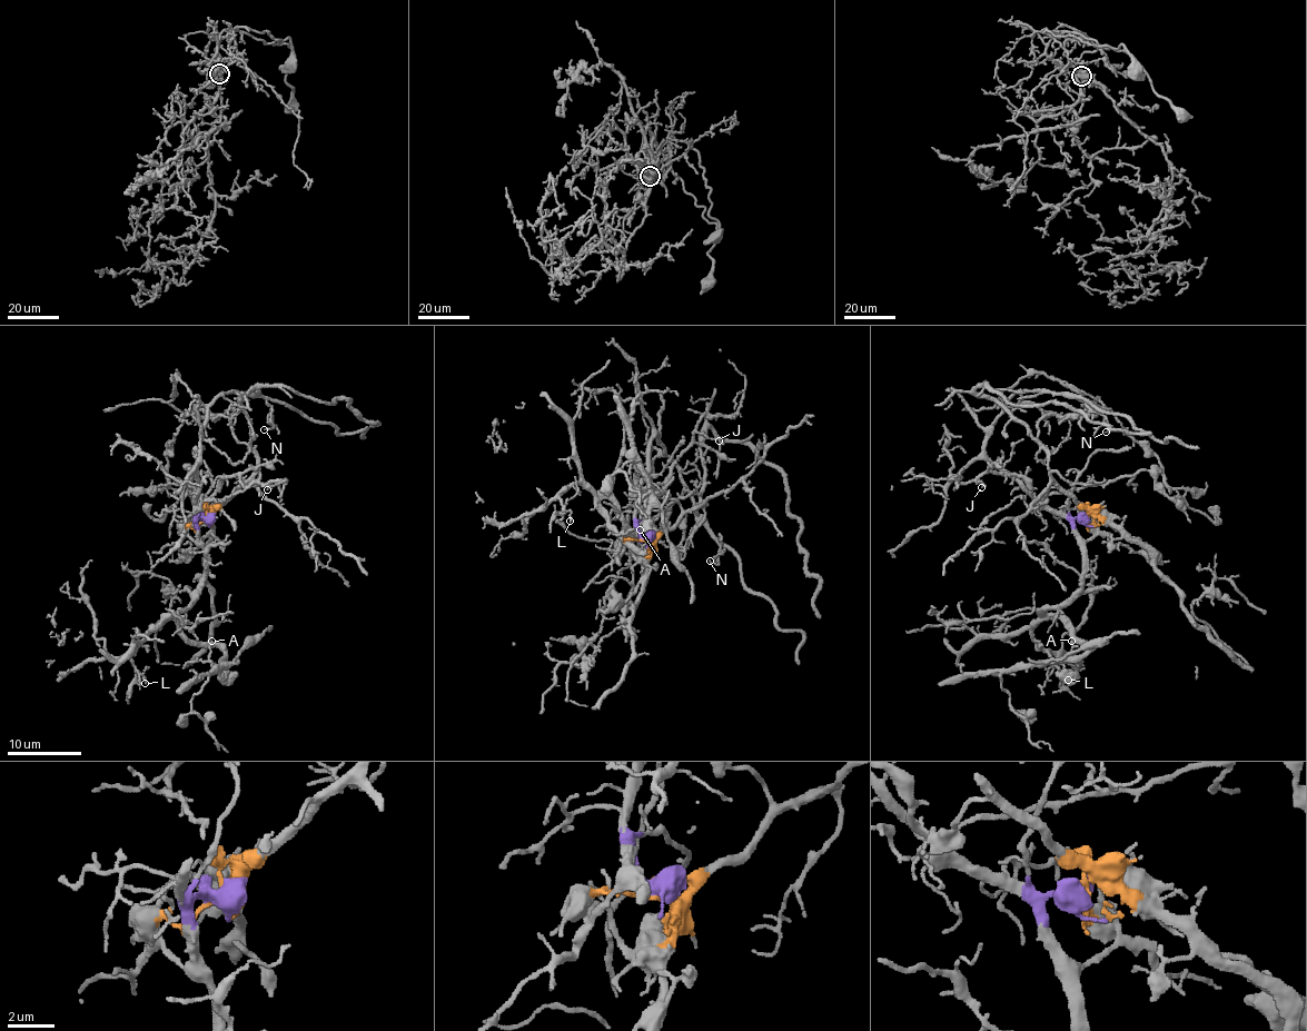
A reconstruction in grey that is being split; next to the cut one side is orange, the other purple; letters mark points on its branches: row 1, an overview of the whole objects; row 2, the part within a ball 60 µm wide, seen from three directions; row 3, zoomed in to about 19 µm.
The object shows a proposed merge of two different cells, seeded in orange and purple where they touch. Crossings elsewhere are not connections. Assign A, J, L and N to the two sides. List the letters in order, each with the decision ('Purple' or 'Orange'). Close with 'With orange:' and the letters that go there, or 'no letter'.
A: Purple
J: Purple
L: Purple
N: Purple
With orange: no letter

